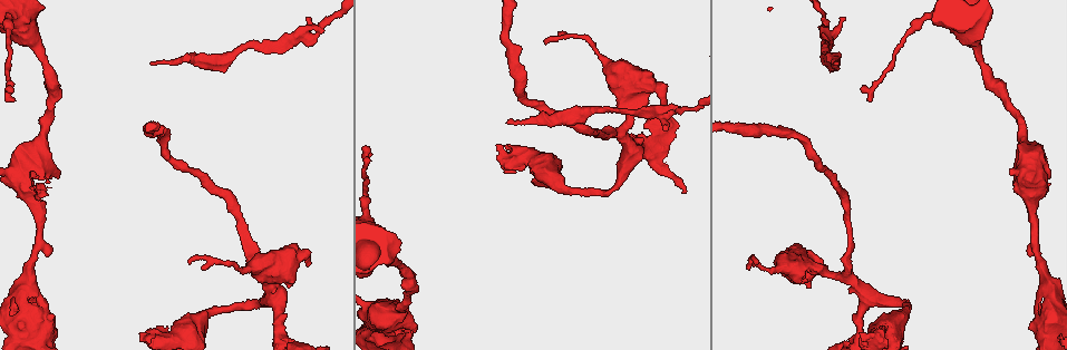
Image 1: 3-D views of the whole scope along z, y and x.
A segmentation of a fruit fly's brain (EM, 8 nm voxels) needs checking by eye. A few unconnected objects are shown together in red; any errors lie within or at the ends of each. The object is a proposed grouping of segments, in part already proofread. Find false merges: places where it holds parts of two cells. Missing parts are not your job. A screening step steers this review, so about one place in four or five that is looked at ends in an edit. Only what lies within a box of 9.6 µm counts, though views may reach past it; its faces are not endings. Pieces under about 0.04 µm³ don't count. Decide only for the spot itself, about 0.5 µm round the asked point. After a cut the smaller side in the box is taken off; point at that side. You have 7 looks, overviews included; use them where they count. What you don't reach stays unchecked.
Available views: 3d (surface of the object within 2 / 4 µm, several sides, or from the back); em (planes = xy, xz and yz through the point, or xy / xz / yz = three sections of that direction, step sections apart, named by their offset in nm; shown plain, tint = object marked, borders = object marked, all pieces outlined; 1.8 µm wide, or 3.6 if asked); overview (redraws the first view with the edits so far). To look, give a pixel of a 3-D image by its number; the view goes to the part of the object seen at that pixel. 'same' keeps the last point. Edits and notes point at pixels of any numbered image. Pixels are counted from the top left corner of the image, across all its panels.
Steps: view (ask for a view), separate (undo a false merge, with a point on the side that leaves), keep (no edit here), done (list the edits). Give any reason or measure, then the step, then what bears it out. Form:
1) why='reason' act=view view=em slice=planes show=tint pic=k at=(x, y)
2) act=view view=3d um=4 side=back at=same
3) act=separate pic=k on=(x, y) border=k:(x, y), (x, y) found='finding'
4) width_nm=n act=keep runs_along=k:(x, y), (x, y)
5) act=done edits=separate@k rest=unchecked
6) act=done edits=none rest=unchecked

why='calibre changes' act=view view=em slice=planes show=plain pic=1 at=(781, 266)

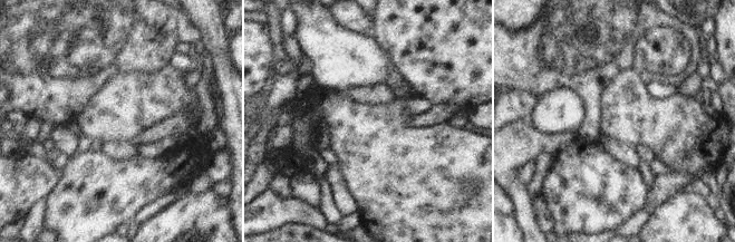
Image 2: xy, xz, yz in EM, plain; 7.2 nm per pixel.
act=view view=em slice=planes show=tint at=same

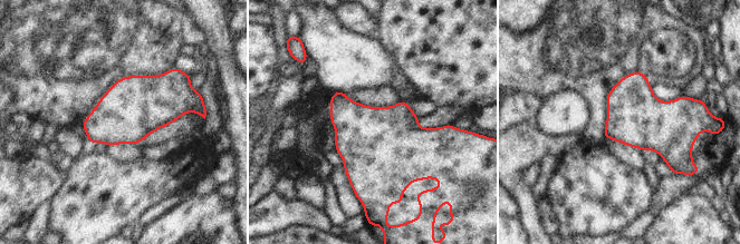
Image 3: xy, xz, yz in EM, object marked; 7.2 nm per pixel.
act=keep found='continuous, no second cell'

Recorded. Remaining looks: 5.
why='three-way junction' act=view view=em slice=yz step=16 show=tint pic=1 at=(849, 276)

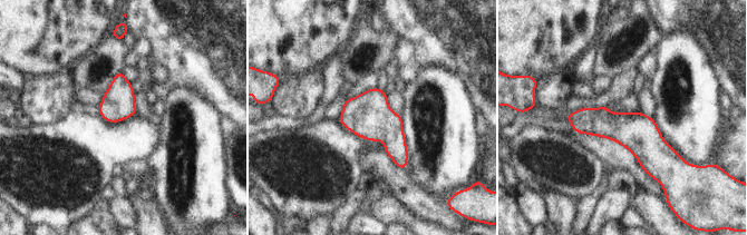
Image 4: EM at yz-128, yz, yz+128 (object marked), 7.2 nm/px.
why='cut it another way' act=view view=em slice=xz step=4 show=tint at=same

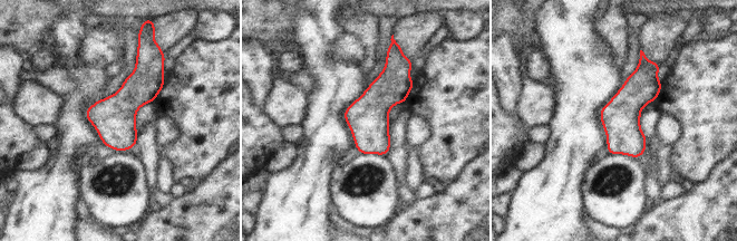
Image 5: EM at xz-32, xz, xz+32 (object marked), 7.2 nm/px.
act=keep found='one cell here'

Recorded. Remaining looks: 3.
why='abrupt turn' act=view view=em um=3.6 slice=planes show=tint pic=1 at=(382, 255)

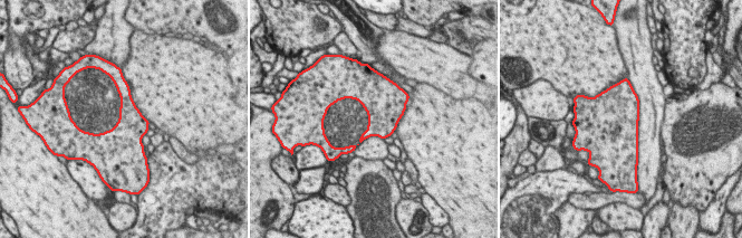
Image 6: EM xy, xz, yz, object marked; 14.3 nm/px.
width_nm=440 act=keep found='one cell here'

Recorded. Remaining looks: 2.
act=done edits=none rest=unchecked

